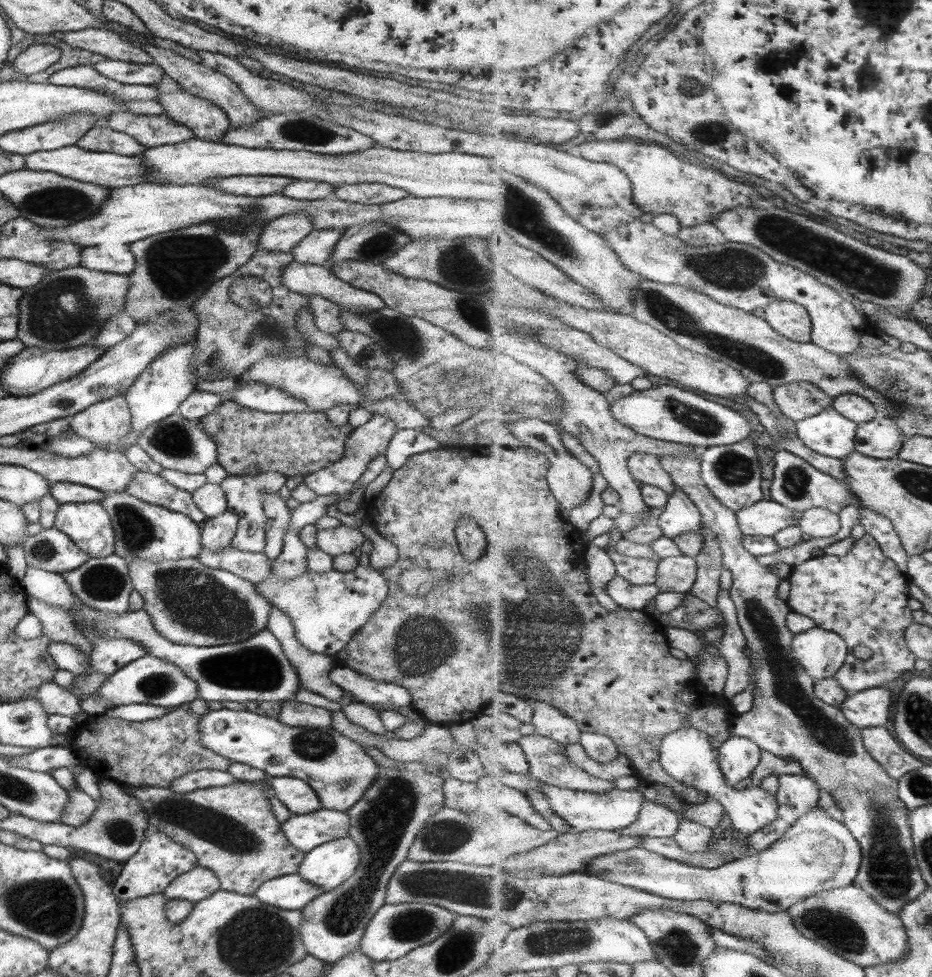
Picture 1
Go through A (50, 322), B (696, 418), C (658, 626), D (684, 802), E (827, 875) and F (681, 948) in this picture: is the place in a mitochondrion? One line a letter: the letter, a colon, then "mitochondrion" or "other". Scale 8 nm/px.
A: mitochondrion
B: mitochondrion
C: other
D: other
E: other
F: mitochondrion

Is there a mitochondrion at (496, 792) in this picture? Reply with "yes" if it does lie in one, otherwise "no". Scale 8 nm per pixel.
no

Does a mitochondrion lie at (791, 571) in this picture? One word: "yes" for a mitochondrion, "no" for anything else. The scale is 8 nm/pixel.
no

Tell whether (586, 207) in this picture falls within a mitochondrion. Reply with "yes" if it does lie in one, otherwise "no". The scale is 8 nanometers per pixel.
yes

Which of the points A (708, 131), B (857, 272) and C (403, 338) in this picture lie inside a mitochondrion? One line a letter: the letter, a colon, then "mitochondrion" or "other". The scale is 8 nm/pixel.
A: mitochondrion
B: mitochondrion
C: mitochondrion

